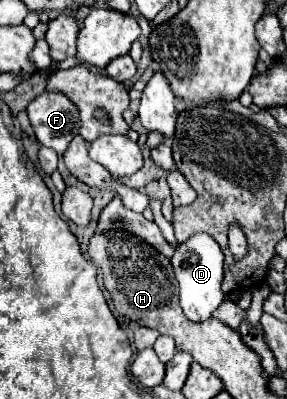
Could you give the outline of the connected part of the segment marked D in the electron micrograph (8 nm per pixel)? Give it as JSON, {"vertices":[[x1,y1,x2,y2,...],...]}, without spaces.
{"vertices":[[204,232,190,236,184,244,176,248,176,254,172,256,172,266,176,272,176,278,180,282,180,304,188,320,192,322,204,322,212,316,212,312,222,304,224,292,222,292,222,266,224,266,224,254,220,246]]}

